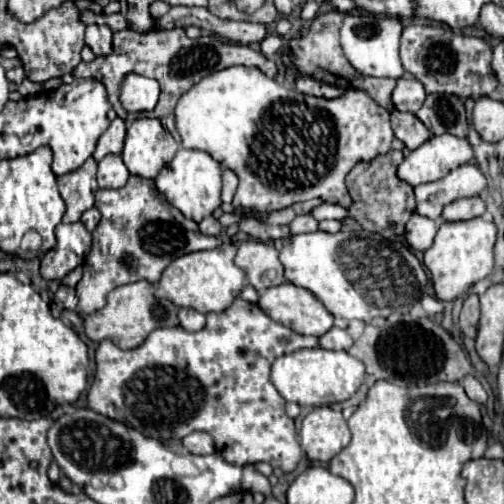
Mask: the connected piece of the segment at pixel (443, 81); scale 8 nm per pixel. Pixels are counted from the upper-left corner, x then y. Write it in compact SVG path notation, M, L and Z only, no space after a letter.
M411 24L403 28L401 62L425 86L427 94L449 92L467 100L471 96L489 96L499 86L491 76L489 44L475 36L453 34L445 24Z

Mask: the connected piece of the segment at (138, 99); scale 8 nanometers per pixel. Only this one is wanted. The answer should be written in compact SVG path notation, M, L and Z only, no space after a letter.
M127 74L121 80L119 102L127 112L145 112L153 110L159 98L159 84L151 78L139 74Z

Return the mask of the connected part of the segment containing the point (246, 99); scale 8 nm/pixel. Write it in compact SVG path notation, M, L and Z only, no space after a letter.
M231 66L205 76L179 98L175 120L183 148L203 150L237 174L239 186L233 196L233 206L237 210L251 208L259 214L283 210L295 202L311 198L349 208L351 196L345 186L347 172L361 160L373 160L377 154L389 152L395 138L389 112L359 88L349 88L341 96L327 100L291 90L265 76L259 68L247 66Z

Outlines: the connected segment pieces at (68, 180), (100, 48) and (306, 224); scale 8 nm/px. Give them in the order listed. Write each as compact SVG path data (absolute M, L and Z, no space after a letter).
M89 158L81 168L59 176L59 194L67 204L67 212L63 216L63 222L79 222L83 212L93 208L95 204L95 192L97 192L97 162Z
M91 24L85 32L85 42L95 56L109 56L113 52L113 32L107 24Z
M307 214L307 216L297 216L297 218L289 224L289 228L291 228L291 234L317 232L317 230L319 230L319 222L317 222L311 214Z

